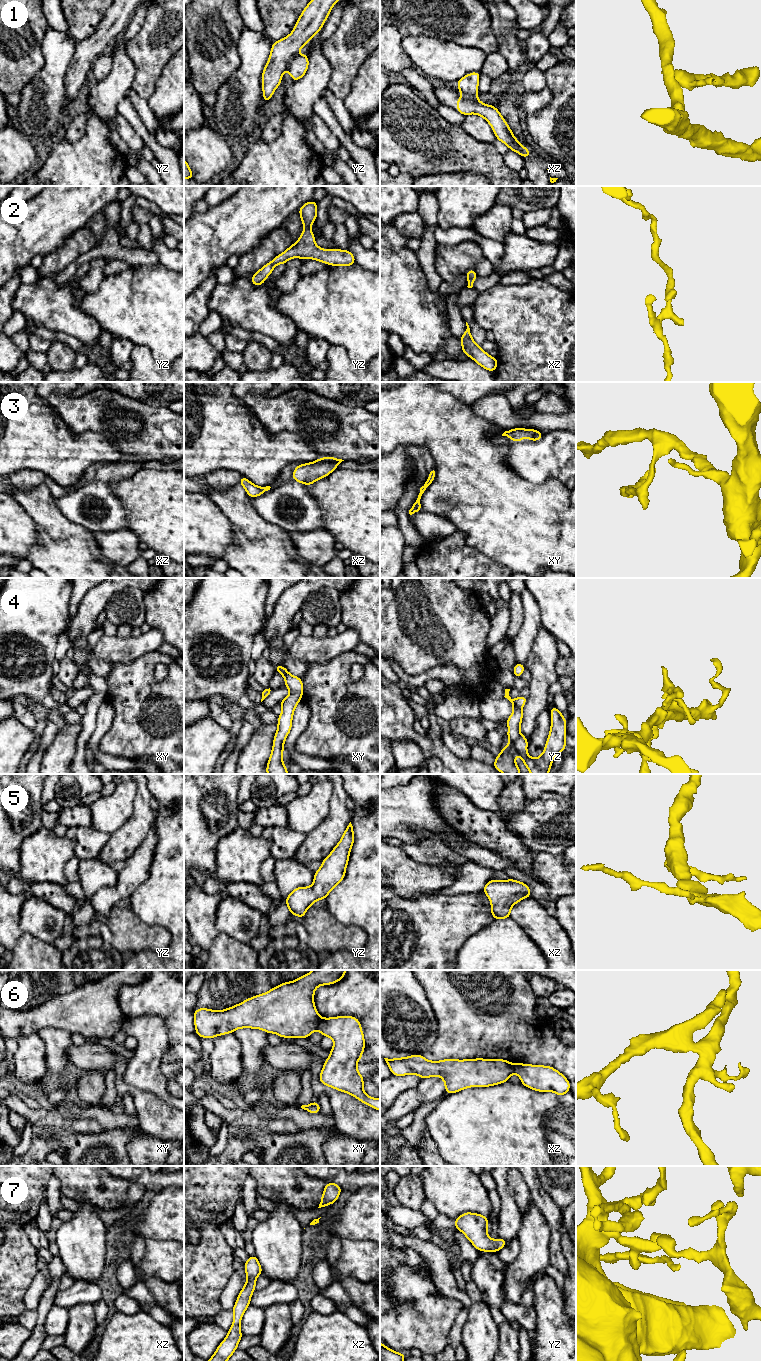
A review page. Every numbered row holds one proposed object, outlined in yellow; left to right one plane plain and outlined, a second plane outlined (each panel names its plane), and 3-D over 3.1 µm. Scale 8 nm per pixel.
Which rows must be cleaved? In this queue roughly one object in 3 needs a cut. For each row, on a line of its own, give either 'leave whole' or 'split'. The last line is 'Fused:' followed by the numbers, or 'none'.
1: split
2: leave whole
3: leave whole
4: split
5: leave whole
6: split
7: leave whole
Fused: 1, 4, 6

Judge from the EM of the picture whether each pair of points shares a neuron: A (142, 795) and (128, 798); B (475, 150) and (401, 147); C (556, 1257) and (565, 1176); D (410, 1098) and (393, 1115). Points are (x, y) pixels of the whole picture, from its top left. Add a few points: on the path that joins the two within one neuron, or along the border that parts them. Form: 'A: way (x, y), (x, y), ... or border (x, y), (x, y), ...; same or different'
A: border (137, 784), (133, 813), (128, 818); different
B: way (457, 149), (419, 149); same
C: border (545, 1190), (560, 1209); different
D: way (406, 1102), (397, 1111); same

